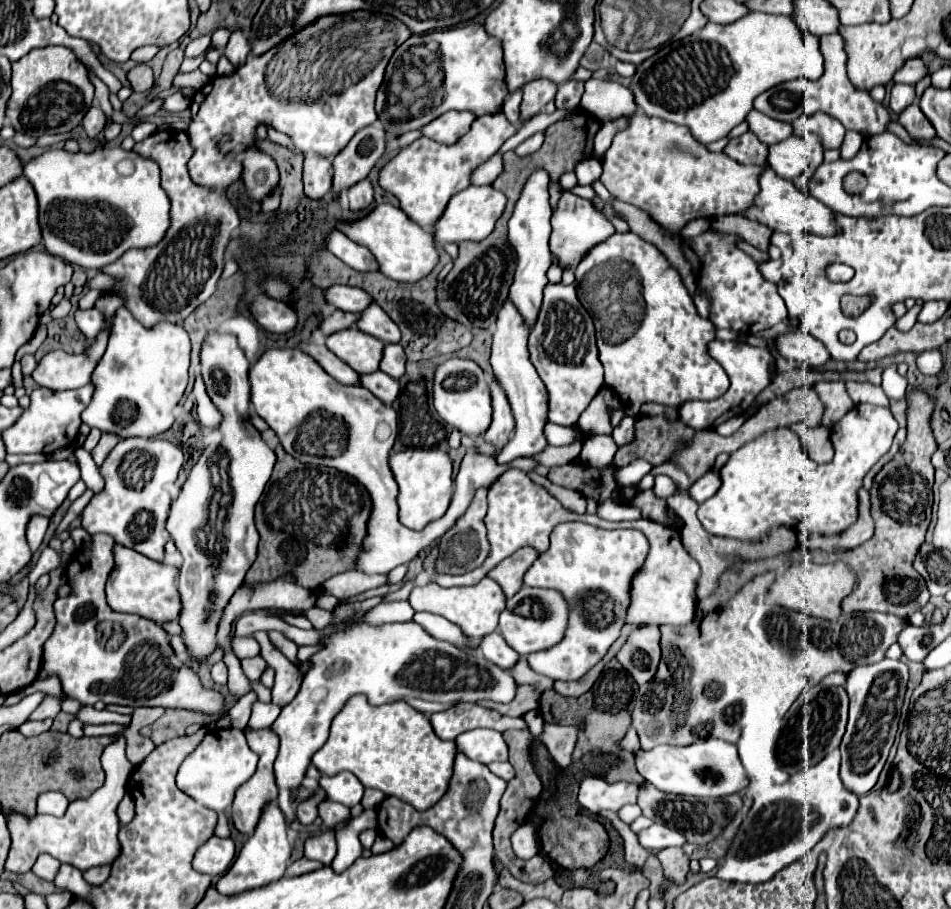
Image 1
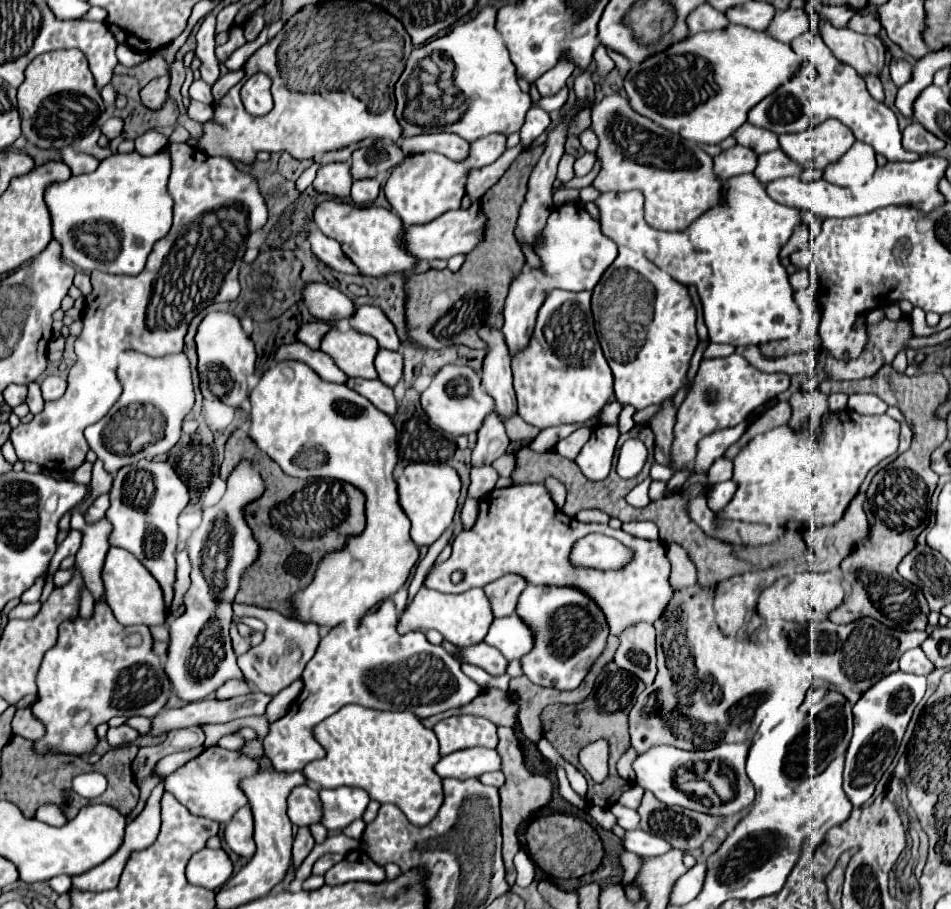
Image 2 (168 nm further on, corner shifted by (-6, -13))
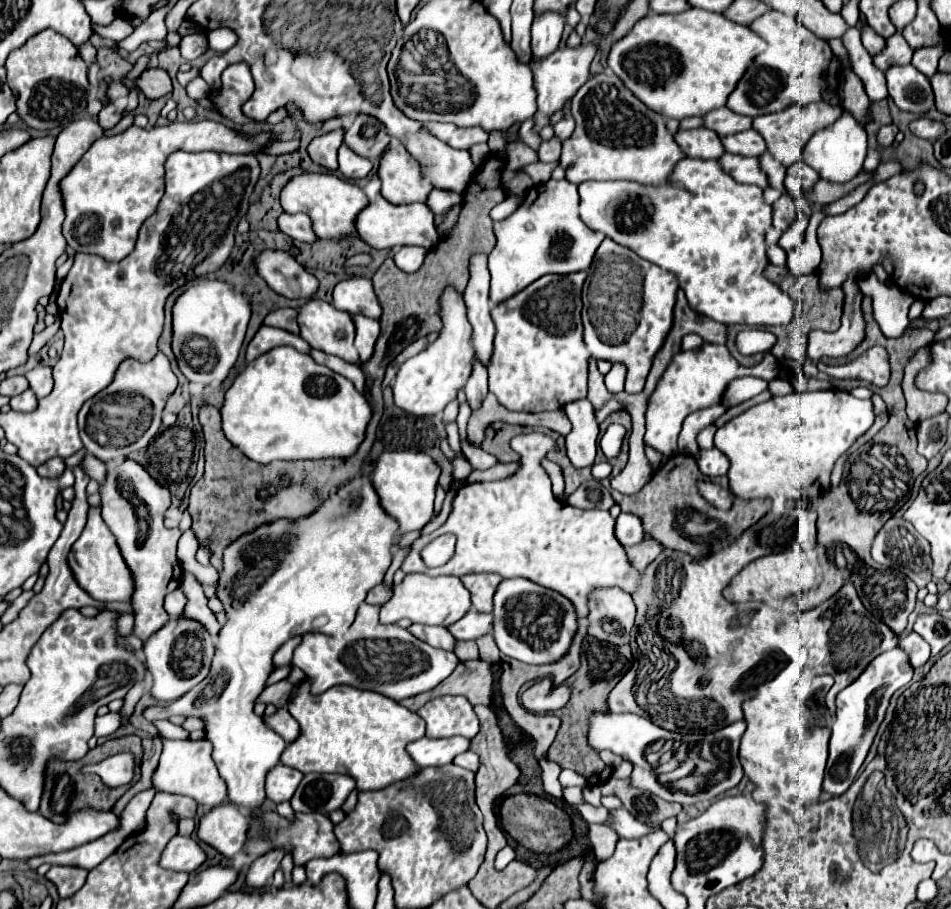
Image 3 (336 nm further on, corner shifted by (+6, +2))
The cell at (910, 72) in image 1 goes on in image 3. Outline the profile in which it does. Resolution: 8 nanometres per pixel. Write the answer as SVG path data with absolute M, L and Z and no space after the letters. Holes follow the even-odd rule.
M865 25L865 27L861 29L861 43L863 43L863 47L865 47L871 55L875 55L875 53L879 53L879 51L883 49L885 39L879 37L869 25Z

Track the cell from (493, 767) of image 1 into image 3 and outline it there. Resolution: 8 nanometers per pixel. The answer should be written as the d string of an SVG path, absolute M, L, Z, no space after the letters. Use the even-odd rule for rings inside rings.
M465 751L465 753L457 755L453 763L459 765L459 767L465 767L465 769L469 769L469 771L479 769L479 757L475 757L475 753L471 753L471 751Z

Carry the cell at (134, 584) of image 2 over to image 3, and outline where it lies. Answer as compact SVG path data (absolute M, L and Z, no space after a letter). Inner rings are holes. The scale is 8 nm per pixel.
M89 507L87 511L87 525L81 533L81 537L73 543L71 553L67 557L67 563L73 571L75 581L83 591L87 591L93 599L111 603L111 601L129 601L133 581L131 573L121 557L121 551L115 543L115 537L109 533L109 527L101 519L101 507Z

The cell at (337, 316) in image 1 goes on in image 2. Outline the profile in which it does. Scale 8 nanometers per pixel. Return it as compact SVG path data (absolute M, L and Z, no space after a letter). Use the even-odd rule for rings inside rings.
M315 320L315 322L309 322L309 324L303 324L303 326L299 328L299 332L297 332L297 340L301 340L303 344L307 344L309 348L319 348L323 336L325 336L331 328L333 328L331 324L321 322L321 320Z

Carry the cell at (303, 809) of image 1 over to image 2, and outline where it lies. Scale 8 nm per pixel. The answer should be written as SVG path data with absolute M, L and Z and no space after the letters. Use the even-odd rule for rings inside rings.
M307 826L299 828L299 832L295 836L295 842L293 842L293 864L299 866L305 860L305 856L311 852L313 846L315 846L315 840L313 840L311 830Z

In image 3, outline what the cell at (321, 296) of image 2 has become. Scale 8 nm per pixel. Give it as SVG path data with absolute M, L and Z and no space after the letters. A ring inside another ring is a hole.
M263 251L255 259L255 269L275 293L289 299L309 299L319 287L317 279L285 251Z

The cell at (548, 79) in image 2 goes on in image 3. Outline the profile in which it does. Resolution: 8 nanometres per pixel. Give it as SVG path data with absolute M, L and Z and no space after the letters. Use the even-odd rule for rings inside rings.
M545 11L533 17L531 25L531 51L533 57L545 57L559 47L565 17L555 11Z

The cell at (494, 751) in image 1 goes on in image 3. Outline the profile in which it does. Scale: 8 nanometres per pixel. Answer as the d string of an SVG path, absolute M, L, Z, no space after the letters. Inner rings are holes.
M421 737L407 745L407 753L419 767L439 767L455 759L455 755L469 749L469 739L449 737L449 739L429 739Z

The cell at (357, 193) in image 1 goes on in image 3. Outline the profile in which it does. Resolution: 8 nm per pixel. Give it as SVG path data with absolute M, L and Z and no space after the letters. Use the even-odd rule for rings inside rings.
M345 143L339 147L339 171L347 179L361 179L373 169L373 163L357 153L353 153Z

